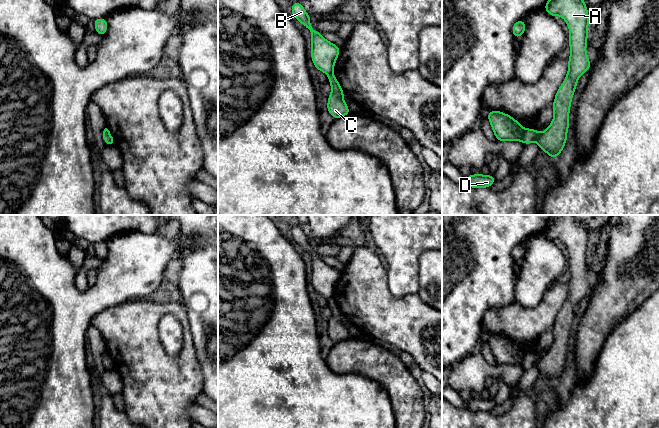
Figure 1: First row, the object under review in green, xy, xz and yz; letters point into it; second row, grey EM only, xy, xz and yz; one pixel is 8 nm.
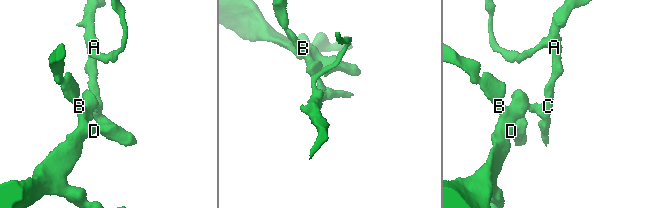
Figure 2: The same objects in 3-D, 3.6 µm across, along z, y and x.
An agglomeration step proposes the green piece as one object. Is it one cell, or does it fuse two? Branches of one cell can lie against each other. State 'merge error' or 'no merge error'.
merge error

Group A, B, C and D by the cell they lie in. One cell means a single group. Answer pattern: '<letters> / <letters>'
A C / B D

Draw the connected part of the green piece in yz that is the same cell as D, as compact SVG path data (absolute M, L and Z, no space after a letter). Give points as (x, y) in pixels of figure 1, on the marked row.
M481 173L465 176L465 180L466 180L466 186L469 186L473 189L489 188L496 181L495 176L493 174L483 175Z

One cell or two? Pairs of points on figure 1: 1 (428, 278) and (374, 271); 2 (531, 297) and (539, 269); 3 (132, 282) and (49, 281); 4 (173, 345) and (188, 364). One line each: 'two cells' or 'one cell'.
1: two cells
2: one cell
3: one cell
4: two cells

